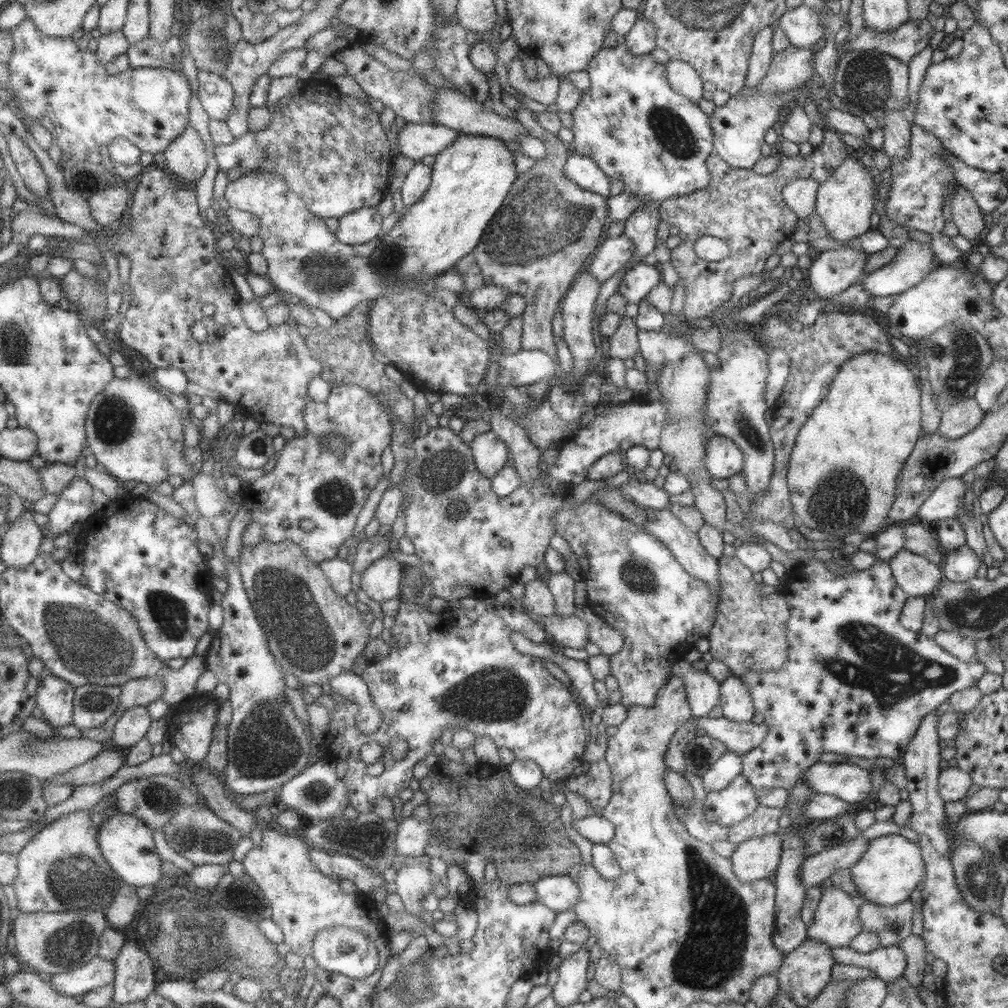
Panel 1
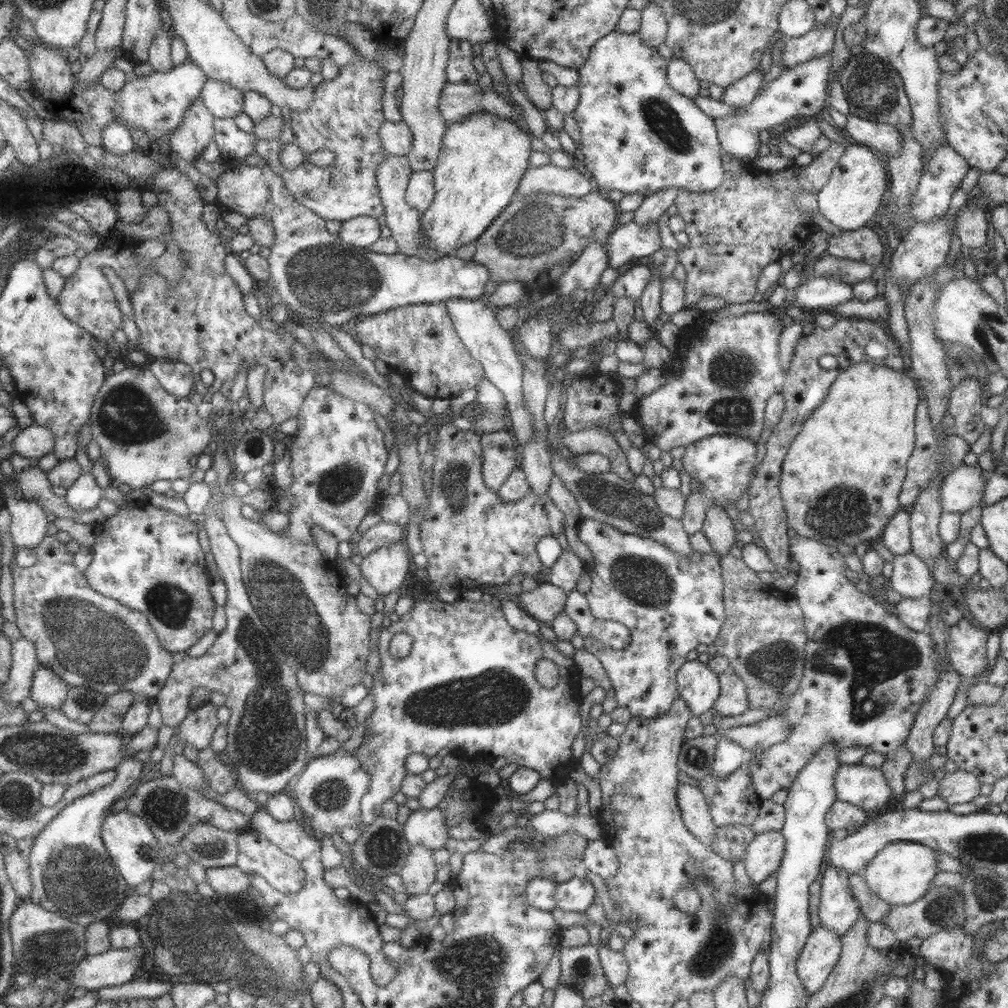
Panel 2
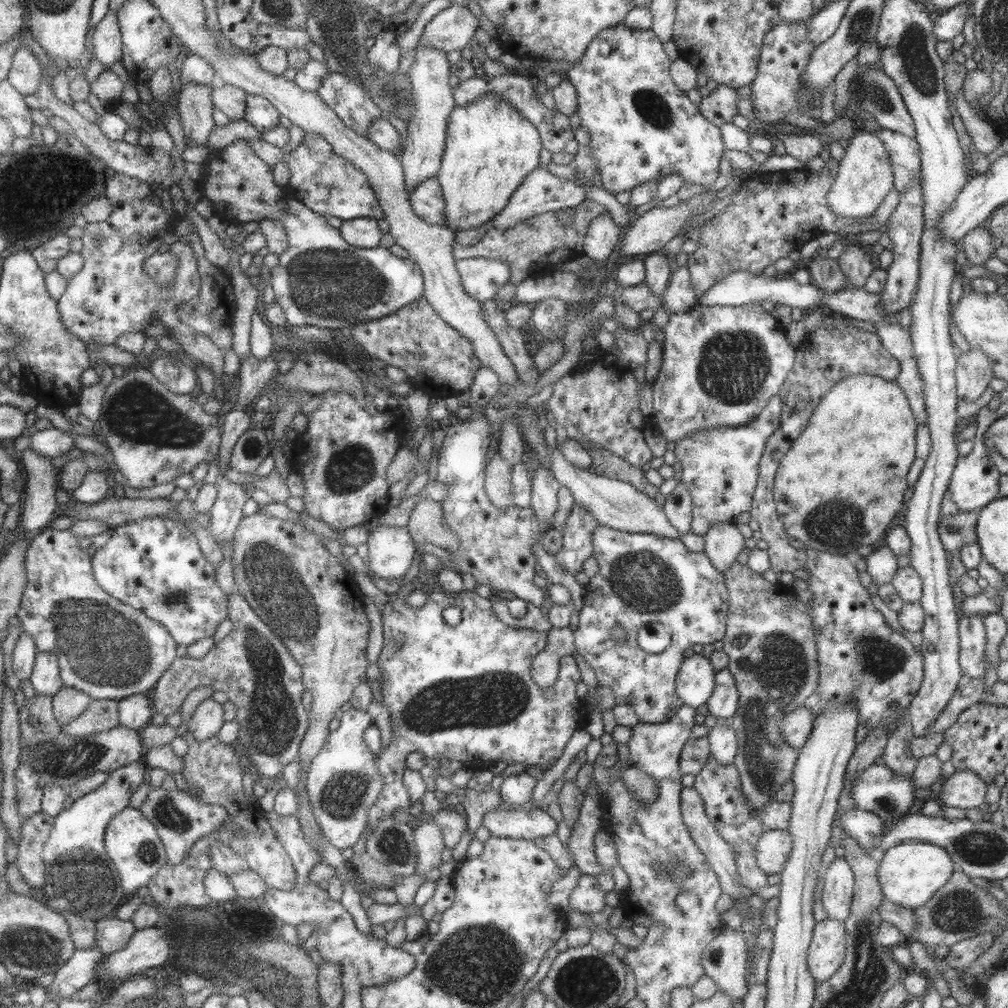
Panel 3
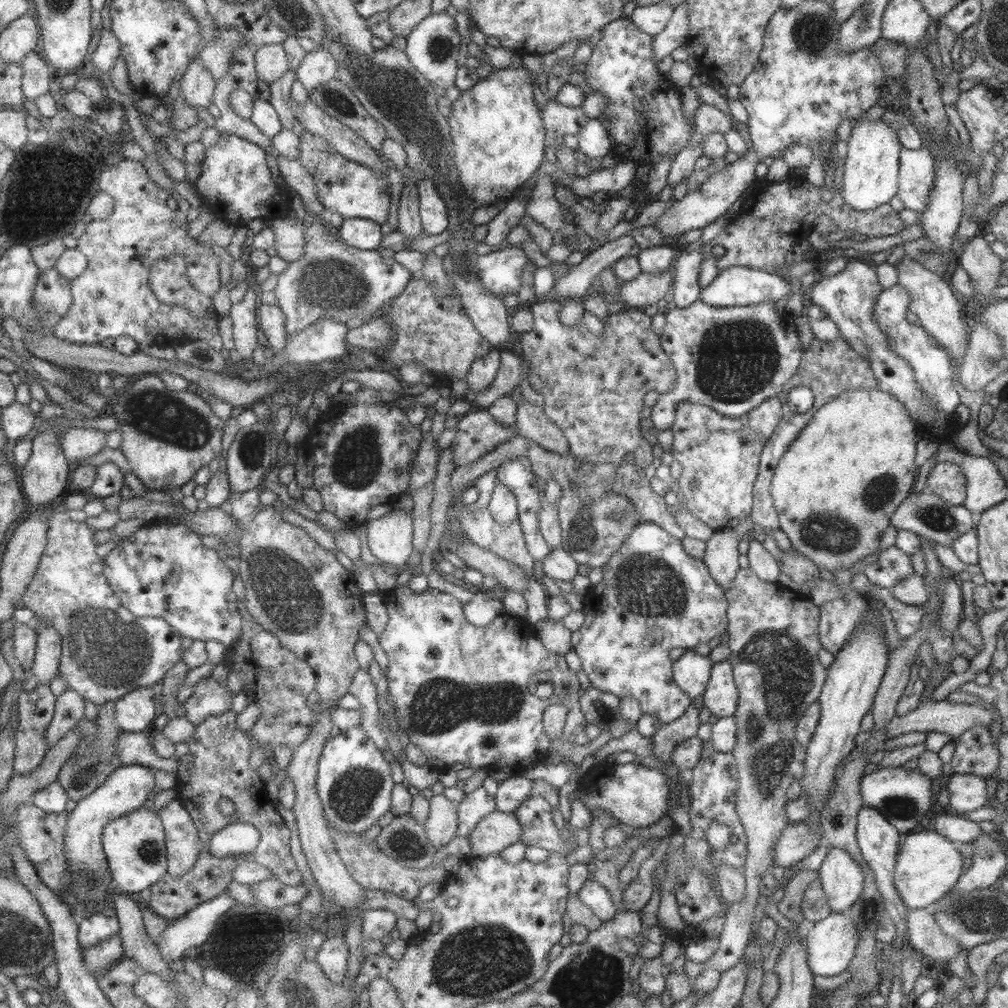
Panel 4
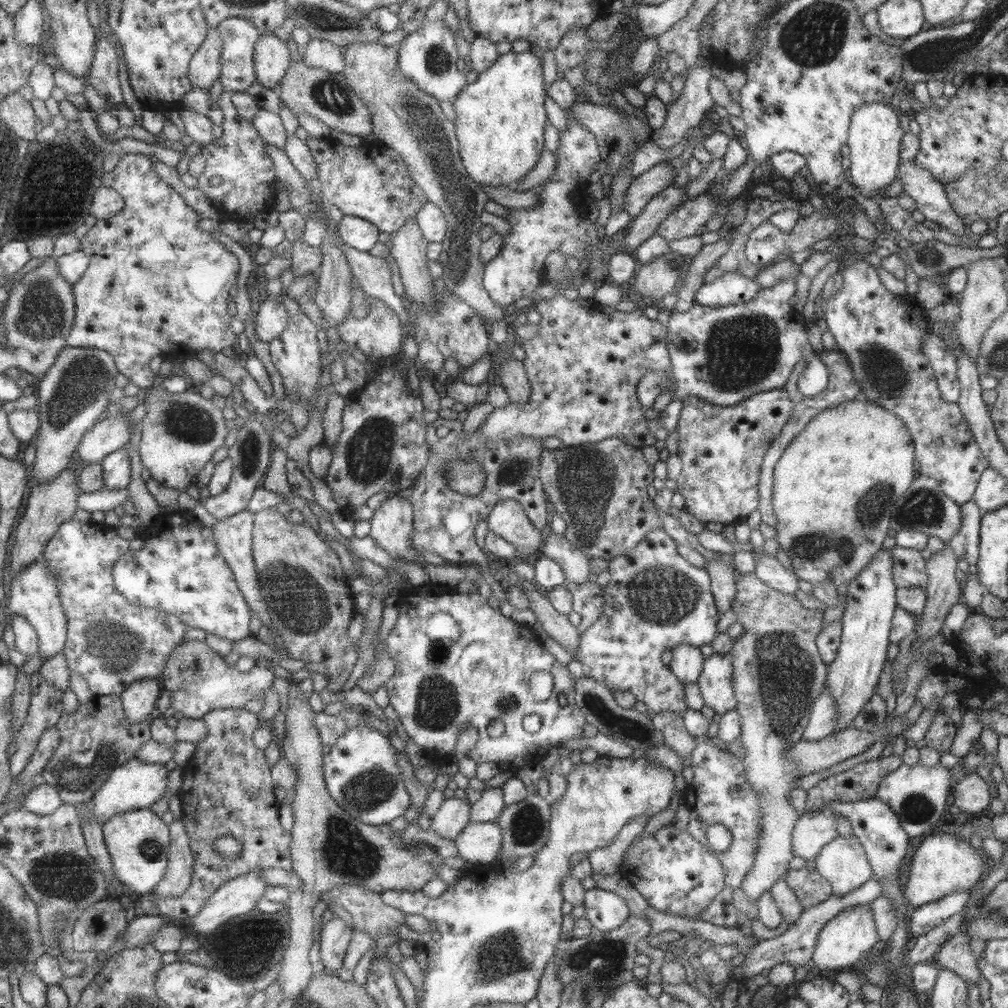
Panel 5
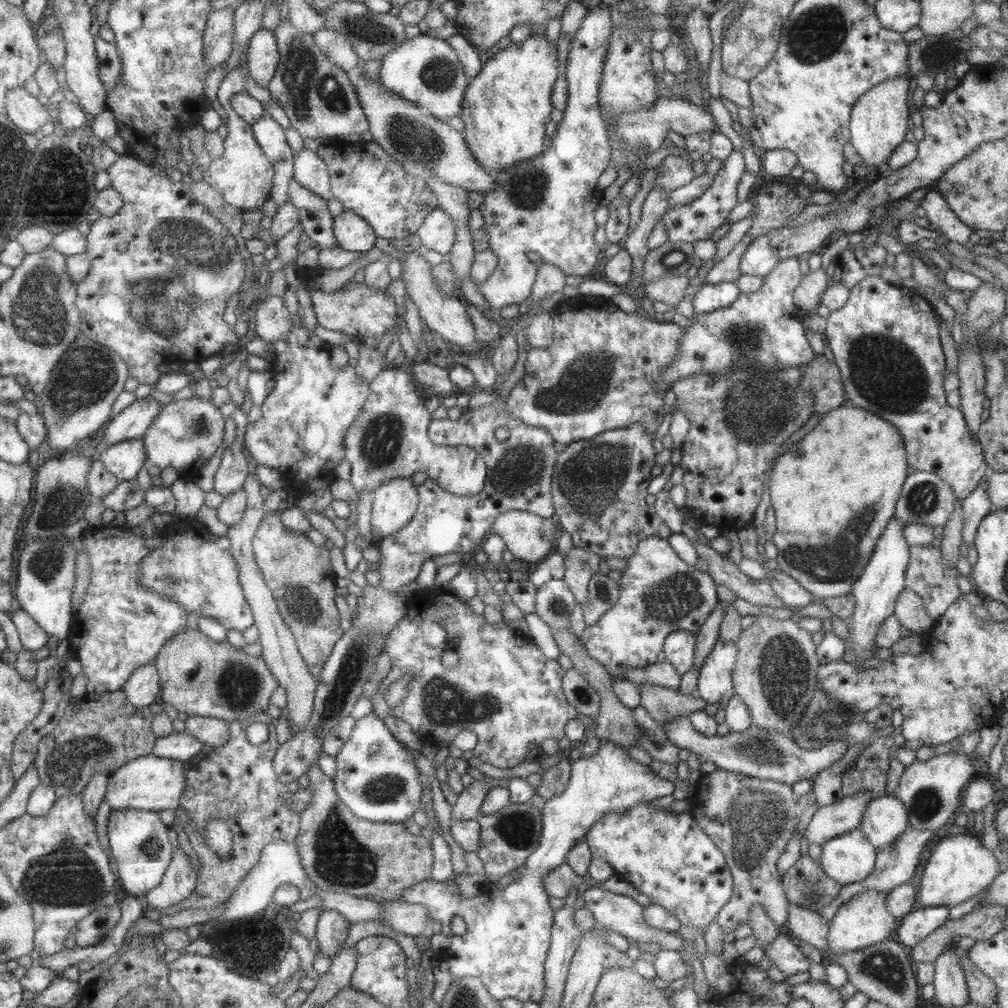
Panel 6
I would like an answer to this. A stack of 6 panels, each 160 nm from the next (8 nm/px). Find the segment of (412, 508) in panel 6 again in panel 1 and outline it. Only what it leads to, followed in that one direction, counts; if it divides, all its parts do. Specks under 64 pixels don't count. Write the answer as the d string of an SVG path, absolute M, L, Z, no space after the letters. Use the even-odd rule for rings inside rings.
M391 557L374 560L360 574L360 588L376 603L397 599L402 565Z

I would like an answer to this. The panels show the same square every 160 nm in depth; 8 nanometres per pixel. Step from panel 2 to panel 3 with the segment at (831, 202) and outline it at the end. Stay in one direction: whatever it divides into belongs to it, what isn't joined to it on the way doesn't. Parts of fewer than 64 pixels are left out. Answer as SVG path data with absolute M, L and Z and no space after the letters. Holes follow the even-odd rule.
M858 129L843 145L844 156L838 162L836 177L828 191L828 208L848 219L869 217L894 188L890 156L875 134L862 129Z

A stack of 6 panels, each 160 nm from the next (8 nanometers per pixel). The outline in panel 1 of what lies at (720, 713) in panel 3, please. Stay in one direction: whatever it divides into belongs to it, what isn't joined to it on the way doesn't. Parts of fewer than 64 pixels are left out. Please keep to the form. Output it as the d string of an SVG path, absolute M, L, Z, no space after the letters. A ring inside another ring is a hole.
M730 674L720 682L721 717L735 722L747 722L756 712L752 698L740 677Z

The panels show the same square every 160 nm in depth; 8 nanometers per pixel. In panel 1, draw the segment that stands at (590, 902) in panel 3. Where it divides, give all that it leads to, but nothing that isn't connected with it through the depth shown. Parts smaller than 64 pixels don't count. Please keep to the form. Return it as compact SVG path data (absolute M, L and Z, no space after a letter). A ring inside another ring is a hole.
M552 875L539 879L533 884L536 906L555 913L565 912L575 907L579 901L577 884L566 875Z

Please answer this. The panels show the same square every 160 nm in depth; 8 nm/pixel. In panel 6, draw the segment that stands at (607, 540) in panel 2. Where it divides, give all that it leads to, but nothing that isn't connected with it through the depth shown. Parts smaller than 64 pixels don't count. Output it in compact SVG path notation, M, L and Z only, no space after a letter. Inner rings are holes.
M658 536L640 540L635 552L625 558L627 567L616 582L619 598L593 626L586 626L580 642L586 653L610 674L622 676L623 669L645 667L656 662L667 634L686 630L695 634L718 602L716 582L694 565L683 562L675 551Z

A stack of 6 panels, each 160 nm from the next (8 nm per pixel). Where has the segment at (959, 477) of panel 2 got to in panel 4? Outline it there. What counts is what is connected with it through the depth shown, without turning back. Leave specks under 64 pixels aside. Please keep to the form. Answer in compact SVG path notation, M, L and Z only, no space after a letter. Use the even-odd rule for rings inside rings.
M939 443L932 458L959 466L966 492L962 505L971 514L976 516L1006 498L1005 481L988 457L968 455L957 450L955 445Z

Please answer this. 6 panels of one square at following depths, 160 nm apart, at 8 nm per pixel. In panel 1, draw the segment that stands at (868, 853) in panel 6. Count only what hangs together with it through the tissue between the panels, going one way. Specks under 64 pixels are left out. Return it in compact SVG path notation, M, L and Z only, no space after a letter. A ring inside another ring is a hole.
M827 886L815 908L812 923L806 928L807 936L830 947L848 946L862 931L858 906L859 902L855 898L837 886Z

